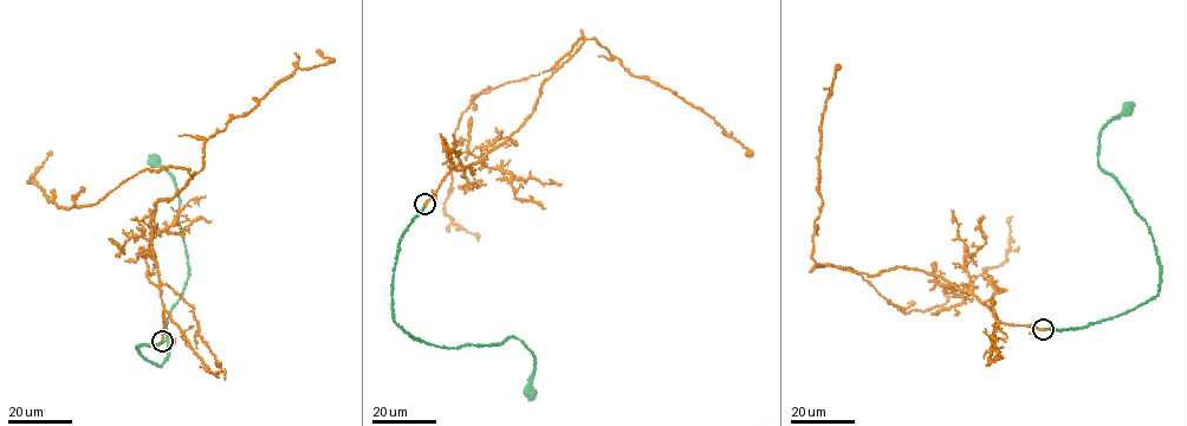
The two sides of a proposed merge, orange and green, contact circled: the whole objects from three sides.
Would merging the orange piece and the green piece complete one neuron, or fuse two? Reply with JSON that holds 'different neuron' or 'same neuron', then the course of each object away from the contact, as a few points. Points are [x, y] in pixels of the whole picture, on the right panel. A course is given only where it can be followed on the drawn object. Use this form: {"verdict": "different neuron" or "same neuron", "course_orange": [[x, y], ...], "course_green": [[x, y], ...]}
{"verdict": "different neuron", "course_orange": [[1043, 329], [997, 321], [913, 269], [810, 269], [851, 268], [905, 314], [925, 311], [1005, 259], [1012, 217]], "course_green": [[1043, 329], [1074, 329], [1158, 294], [1154, 240], [1116, 179], [1098, 165], [1102, 128], [1133, 104]]}

